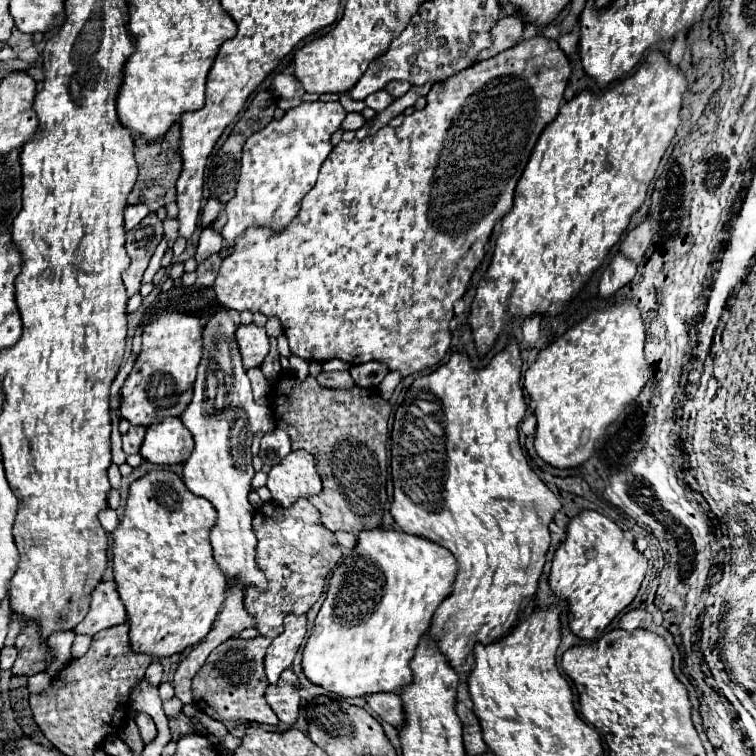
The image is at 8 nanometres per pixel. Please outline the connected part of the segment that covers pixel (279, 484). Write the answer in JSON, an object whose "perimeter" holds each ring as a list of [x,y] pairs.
{"perimeter":[[[303,449],[291,451],[281,463],[271,467],[267,489],[281,507],[293,505],[299,497],[317,495],[321,491],[321,479],[315,471],[313,455]]]}

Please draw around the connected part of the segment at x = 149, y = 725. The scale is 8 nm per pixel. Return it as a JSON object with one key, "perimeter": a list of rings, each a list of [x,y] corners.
{"perimeter":[[[143,713],[143,727],[141,727],[141,737],[145,743],[149,743],[153,737],[155,737],[155,723],[149,715]]]}

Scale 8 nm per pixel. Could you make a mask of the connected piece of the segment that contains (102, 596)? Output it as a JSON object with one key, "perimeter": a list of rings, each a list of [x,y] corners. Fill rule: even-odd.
{"perimeter":[[[101,581],[93,591],[87,617],[73,631],[77,635],[95,635],[97,631],[119,625],[125,619],[125,607],[117,595],[115,581]]]}

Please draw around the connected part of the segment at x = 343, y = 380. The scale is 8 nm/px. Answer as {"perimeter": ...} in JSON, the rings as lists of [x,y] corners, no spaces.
{"perimeter":[[[331,371],[331,373],[319,373],[317,381],[321,381],[323,387],[335,387],[335,389],[351,389],[355,381],[347,371]]]}

